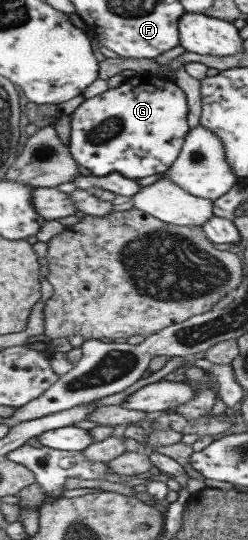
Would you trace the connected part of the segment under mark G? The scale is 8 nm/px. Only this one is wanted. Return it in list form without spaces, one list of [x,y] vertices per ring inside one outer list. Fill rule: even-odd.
[[[136,74],[135,77],[125,79],[124,82],[119,87],[115,87],[115,89],[108,89],[99,93],[99,95],[95,95],[88,99],[85,98],[74,111],[70,113],[69,154],[71,155],[71,158],[75,160],[75,163],[81,165],[81,167],[85,167],[85,169],[89,169],[89,173],[97,177],[108,176],[109,174],[119,174],[127,179],[137,180],[141,179],[141,177],[155,175],[155,173],[164,173],[169,169],[170,165],[180,153],[185,134],[189,131],[186,124],[186,113],[186,97],[181,88],[176,87],[173,82],[162,79],[162,77],[157,77],[156,75]]]

